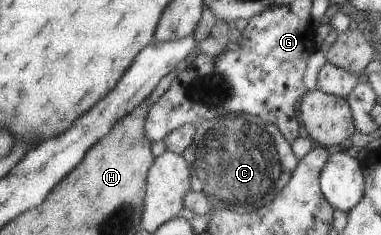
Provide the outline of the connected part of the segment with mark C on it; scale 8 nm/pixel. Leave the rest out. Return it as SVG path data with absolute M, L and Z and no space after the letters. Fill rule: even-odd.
M230 113L196 127L195 140L183 156L191 166L192 191L205 193L216 208L254 212L267 206L289 184L299 165L282 131L254 115Z

